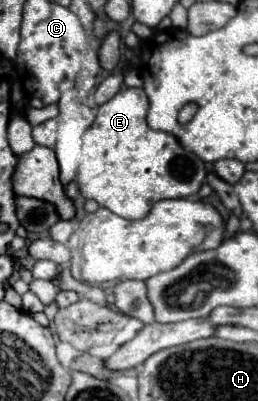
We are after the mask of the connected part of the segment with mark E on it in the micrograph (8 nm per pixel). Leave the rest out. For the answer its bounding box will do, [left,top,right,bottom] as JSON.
[74,88,208,220]

